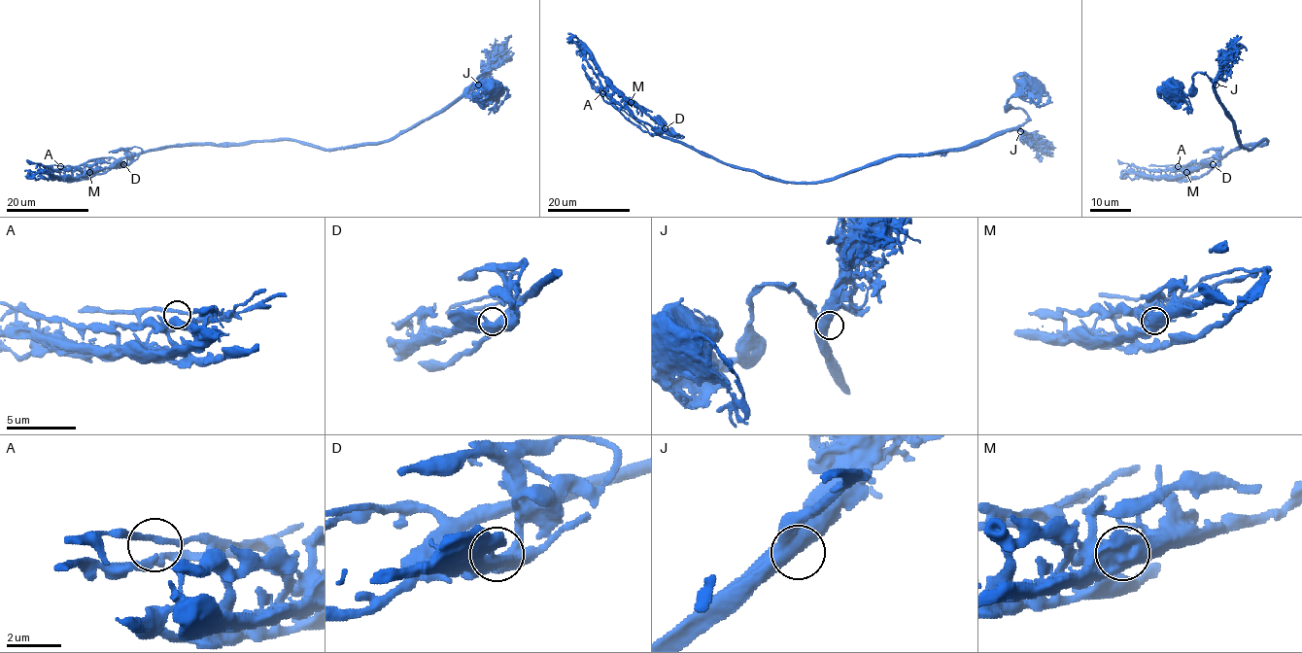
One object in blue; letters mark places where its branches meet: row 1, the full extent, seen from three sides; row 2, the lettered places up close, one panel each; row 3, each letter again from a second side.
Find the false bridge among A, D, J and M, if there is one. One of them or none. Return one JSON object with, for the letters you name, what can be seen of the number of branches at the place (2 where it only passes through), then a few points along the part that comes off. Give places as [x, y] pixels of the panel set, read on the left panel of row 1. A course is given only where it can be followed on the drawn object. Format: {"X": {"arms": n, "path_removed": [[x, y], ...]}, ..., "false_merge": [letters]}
{"false_merge": []}

